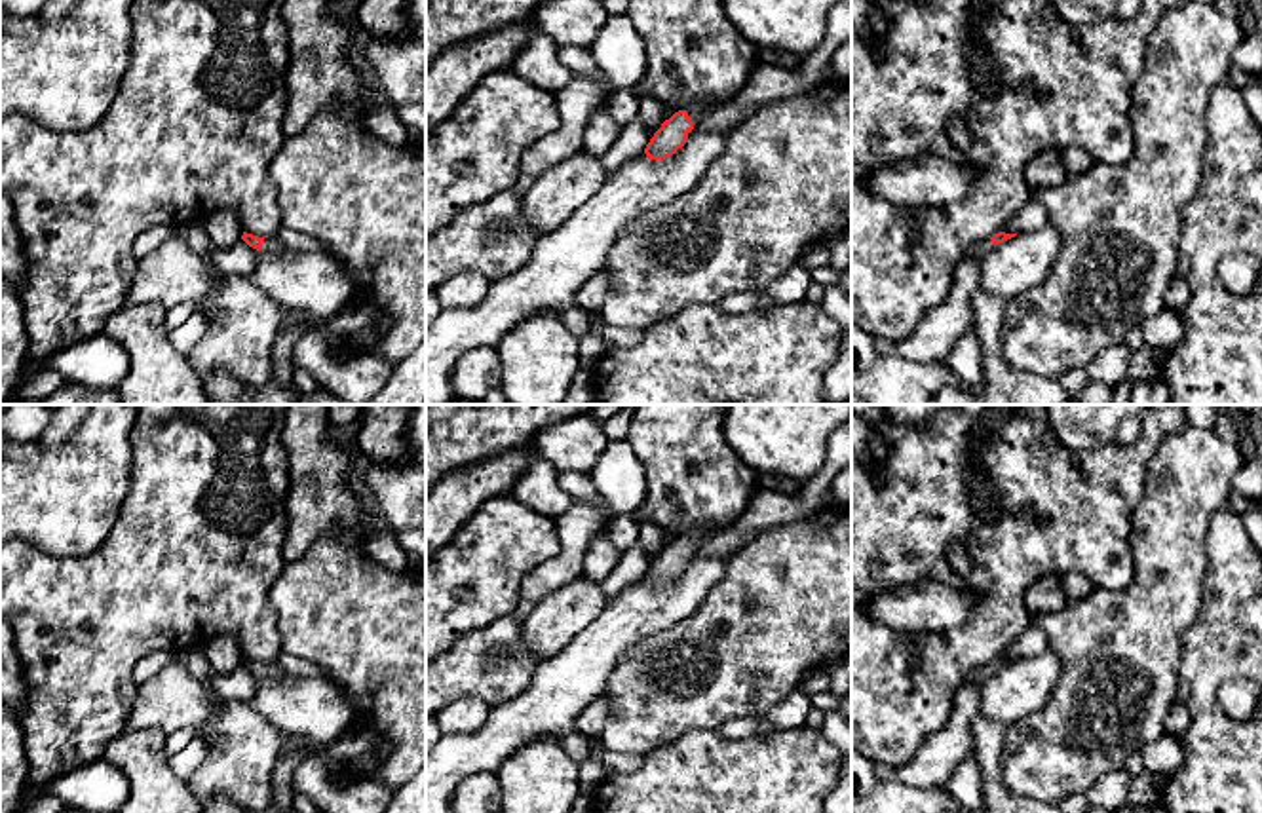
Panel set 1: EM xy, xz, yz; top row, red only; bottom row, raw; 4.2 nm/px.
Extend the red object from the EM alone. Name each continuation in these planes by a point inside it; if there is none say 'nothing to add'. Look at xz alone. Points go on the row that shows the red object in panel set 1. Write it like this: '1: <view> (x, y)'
1: xz (704, 107)

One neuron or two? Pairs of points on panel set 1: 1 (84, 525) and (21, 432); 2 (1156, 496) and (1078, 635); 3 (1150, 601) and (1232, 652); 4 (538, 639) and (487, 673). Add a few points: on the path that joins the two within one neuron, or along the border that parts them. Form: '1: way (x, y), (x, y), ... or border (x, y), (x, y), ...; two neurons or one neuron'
1: border (38, 439), (21, 445); two neurons
2: way (1156, 536), (1154, 578), (1118, 614); one neuron
3: border (1205, 584), (1200, 614), (1183, 633), (1179, 669); two neurons
4: border (521, 622), (521, 641), (540, 661); two neurons

